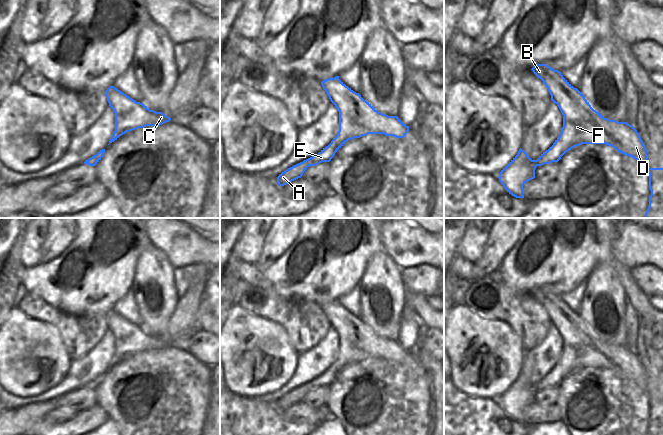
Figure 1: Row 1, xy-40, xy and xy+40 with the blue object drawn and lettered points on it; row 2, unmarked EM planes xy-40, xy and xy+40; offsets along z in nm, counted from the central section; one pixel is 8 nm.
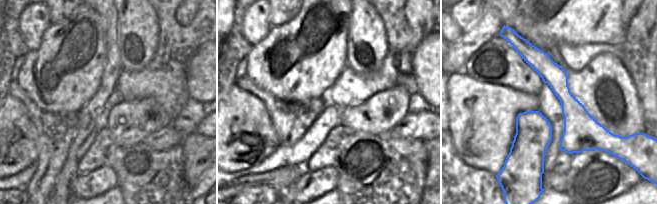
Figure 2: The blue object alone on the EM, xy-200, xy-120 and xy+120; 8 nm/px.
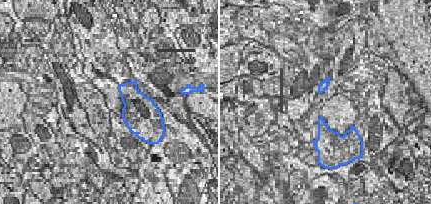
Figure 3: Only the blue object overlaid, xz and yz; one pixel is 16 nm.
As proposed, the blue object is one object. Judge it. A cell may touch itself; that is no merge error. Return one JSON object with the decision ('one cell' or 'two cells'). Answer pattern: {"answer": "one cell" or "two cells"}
{"answer": "two cells"}

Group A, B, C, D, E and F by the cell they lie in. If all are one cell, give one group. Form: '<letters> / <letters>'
A / B C D E F

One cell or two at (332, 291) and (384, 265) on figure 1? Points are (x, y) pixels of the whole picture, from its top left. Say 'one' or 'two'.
two

